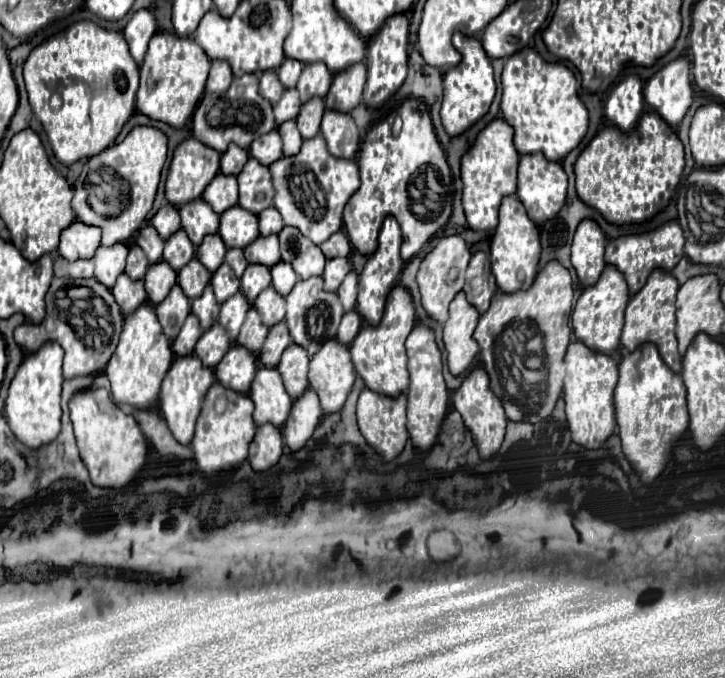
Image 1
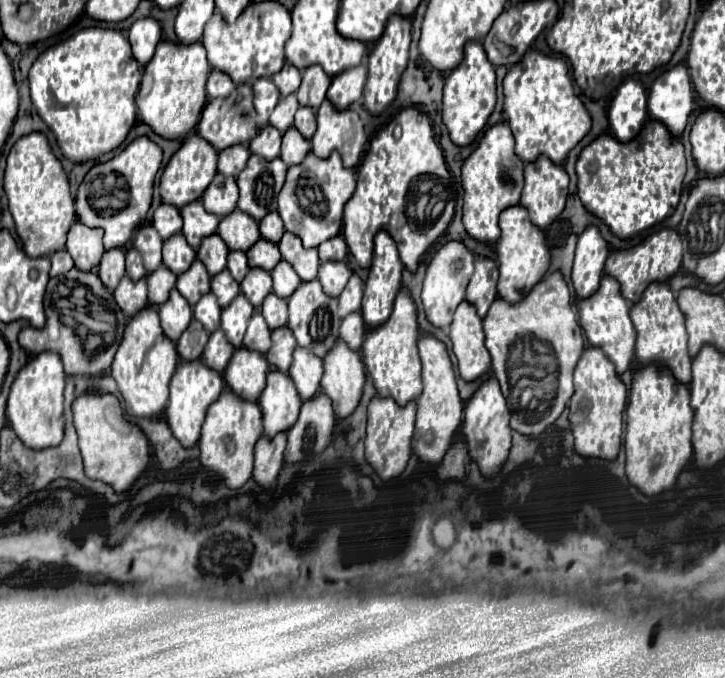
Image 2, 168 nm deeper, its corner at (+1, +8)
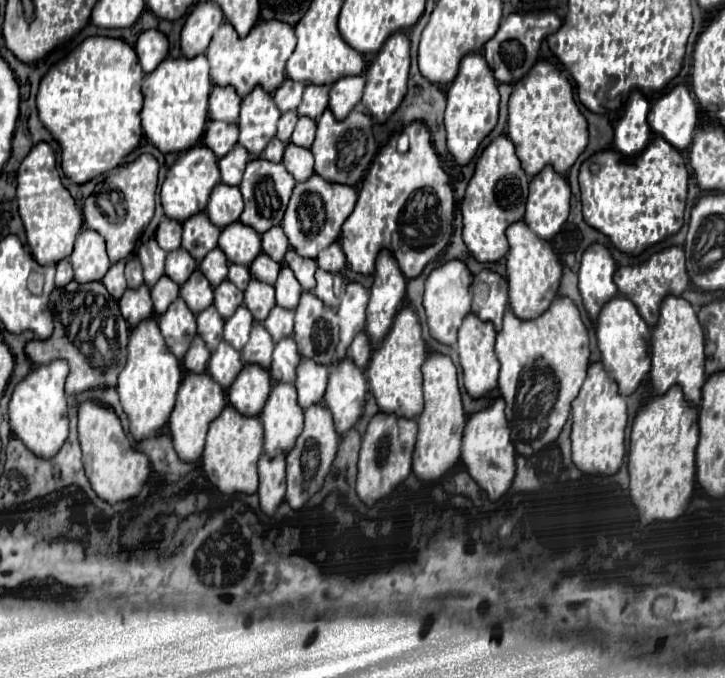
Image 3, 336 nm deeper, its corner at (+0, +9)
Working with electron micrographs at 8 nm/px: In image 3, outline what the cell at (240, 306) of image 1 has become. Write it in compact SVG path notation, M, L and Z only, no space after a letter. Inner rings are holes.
M241 305L237 307L237 311L225 321L225 331L223 331L223 339L227 343L231 343L233 347L237 347L237 351L241 351L249 339L249 331L253 325L253 315L251 311Z

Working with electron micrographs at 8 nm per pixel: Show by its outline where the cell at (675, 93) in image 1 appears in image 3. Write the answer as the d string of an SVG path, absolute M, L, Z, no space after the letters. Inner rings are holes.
M681 83L661 95L649 111L649 125L675 149L687 149L697 125L697 103L691 91Z

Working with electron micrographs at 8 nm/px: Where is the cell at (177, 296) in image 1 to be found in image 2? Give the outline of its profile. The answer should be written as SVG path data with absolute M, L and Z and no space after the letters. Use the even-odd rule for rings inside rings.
M172 290L170 300L158 306L158 314L160 314L162 330L172 342L178 342L178 338L182 336L182 332L188 328L192 320L192 308L184 300L184 296L180 296L178 290Z

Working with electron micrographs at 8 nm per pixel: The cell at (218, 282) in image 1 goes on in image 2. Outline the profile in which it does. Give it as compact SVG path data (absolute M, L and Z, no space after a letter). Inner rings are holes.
M222 270L212 278L212 294L216 294L220 308L226 308L240 294L240 284L232 280L228 270Z

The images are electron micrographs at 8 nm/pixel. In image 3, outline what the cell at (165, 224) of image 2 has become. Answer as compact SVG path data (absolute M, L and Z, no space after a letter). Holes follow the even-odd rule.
M163 219L157 227L155 233L157 243L165 249L165 251L175 251L181 247L181 223L175 219Z

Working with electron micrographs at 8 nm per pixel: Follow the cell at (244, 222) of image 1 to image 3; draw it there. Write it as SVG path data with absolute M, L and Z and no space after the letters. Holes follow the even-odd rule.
M237 221L221 231L219 247L231 263L251 265L251 261L261 253L261 235L253 231L253 227Z

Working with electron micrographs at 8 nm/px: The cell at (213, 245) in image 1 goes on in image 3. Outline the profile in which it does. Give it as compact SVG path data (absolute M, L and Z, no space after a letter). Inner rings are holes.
M219 247L209 251L209 255L205 255L205 259L199 263L199 269L205 273L205 277L213 287L217 287L223 279L227 279L227 267L229 261L225 259L225 253Z

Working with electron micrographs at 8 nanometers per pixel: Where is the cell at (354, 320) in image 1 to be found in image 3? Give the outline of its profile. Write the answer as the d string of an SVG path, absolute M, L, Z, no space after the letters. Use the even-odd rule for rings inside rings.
M359 331L355 337L353 337L353 343L349 345L349 357L359 365L359 367L365 367L369 363L369 357L371 357L371 341L367 337L365 331Z

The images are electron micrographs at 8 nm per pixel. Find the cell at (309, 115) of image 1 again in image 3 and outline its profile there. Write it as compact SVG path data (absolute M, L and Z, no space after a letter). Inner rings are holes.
M299 117L291 141L295 145L301 145L301 147L311 147L313 145L313 139L315 139L315 129L317 129L317 125L315 125L313 119Z

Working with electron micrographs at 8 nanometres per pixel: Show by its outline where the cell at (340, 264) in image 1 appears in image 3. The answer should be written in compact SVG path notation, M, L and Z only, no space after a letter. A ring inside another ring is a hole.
M317 271L317 287L315 287L315 295L329 307L337 307L339 297L335 295L335 275L329 271Z

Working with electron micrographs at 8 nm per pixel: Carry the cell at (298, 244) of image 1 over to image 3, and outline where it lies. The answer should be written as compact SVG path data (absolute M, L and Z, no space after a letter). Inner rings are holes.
M289 249L285 253L285 261L287 267L291 267L291 271L295 273L297 281L301 283L301 287L305 291L311 291L315 287L315 271L317 271L317 261L309 259L309 257L301 257L297 251Z

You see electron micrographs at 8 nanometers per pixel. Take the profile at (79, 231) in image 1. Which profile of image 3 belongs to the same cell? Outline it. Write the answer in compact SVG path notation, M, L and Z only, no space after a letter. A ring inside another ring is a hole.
M83 229L77 239L75 239L75 249L69 257L75 279L79 283L89 283L89 281L101 281L107 269L111 267L111 261L107 259L105 253L105 239L97 235L97 231Z

